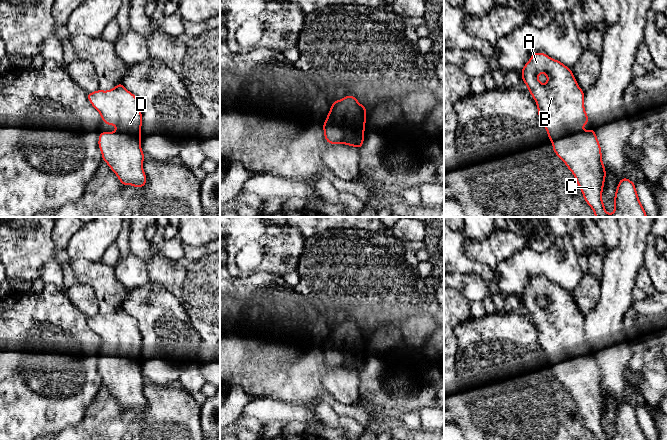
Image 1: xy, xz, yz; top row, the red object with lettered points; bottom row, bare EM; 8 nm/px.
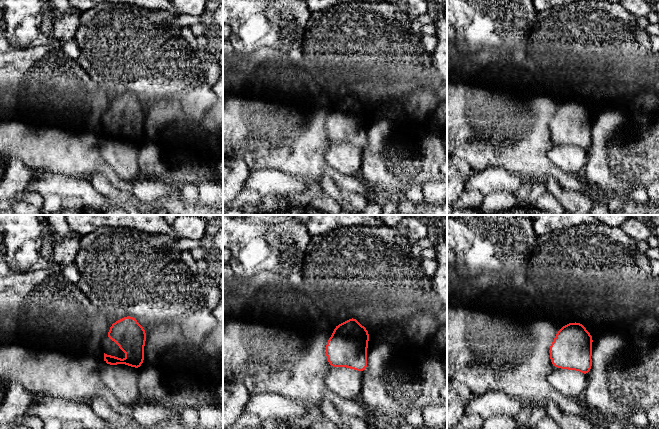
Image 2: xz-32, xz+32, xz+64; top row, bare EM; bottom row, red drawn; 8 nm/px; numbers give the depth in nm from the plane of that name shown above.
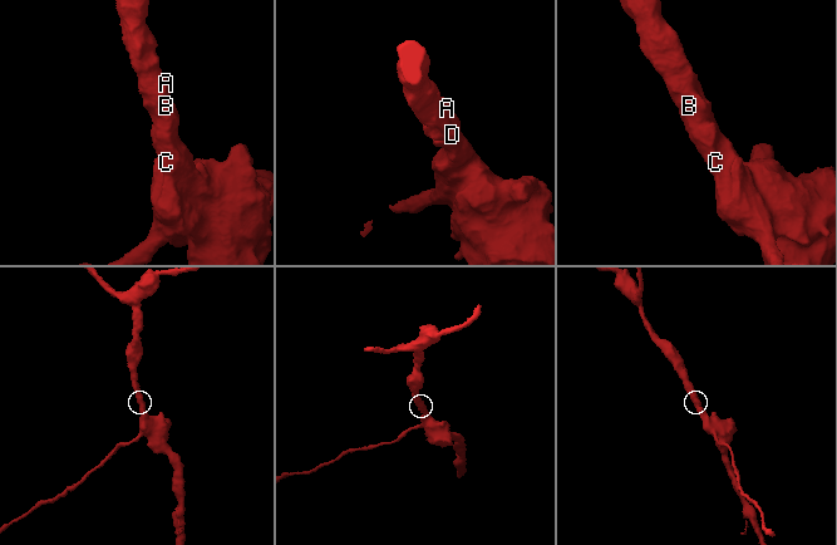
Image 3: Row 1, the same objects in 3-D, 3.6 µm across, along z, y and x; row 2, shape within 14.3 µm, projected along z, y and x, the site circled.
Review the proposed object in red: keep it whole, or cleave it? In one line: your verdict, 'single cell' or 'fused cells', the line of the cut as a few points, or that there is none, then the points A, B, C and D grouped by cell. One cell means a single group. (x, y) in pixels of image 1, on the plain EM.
single cell; cut none; groups A B C D

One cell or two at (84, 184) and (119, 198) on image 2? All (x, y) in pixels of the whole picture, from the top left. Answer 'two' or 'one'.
two

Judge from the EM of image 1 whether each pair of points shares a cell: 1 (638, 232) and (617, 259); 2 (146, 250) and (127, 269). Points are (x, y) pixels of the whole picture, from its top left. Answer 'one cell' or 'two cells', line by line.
1: one cell
2: two cells

